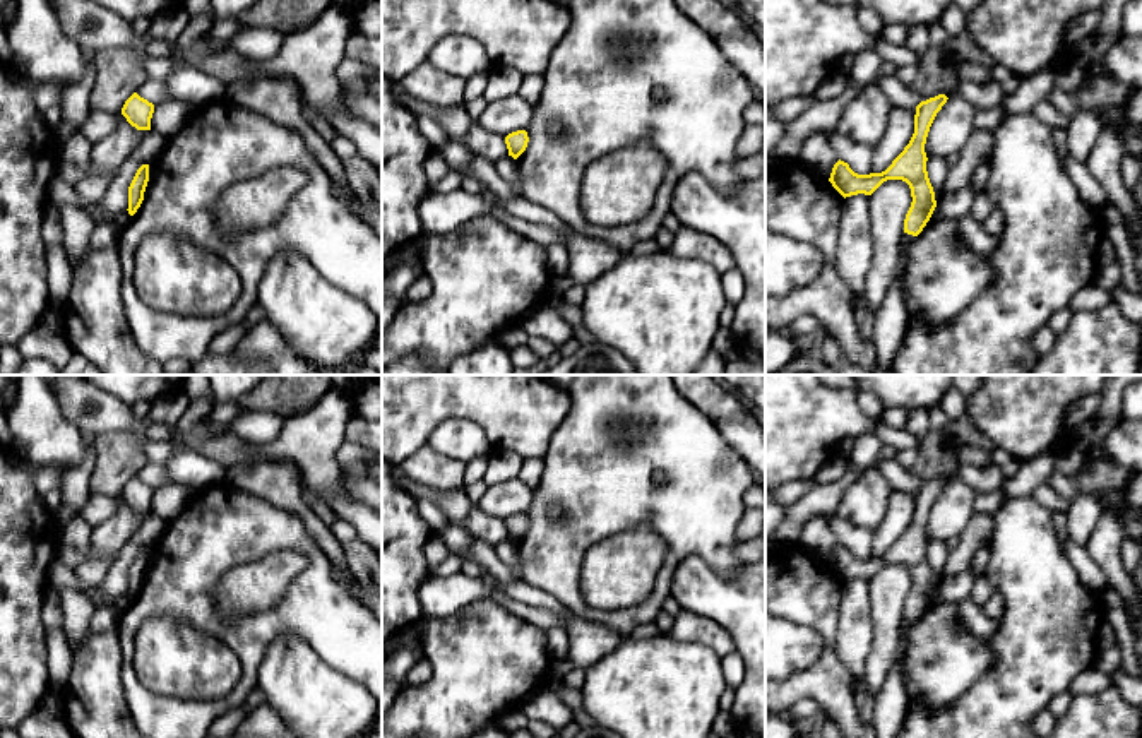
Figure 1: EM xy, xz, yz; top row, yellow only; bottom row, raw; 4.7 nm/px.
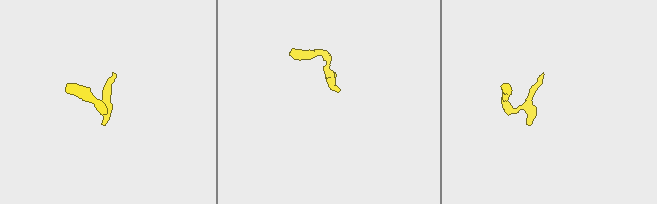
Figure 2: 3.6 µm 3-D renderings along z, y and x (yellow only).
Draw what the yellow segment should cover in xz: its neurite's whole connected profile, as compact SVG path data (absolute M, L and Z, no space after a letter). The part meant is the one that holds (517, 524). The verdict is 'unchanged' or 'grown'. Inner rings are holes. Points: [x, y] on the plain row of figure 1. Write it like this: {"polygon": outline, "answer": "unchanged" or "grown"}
{"polygon": "M526 514L512 515L505 521L509 539L517 543L527 531L529 521Z", "answer": "unchanged"}

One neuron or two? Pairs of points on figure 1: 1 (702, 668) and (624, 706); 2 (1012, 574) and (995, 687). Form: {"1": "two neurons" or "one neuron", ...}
{"1": "one neuron", "2": "one neuron"}

